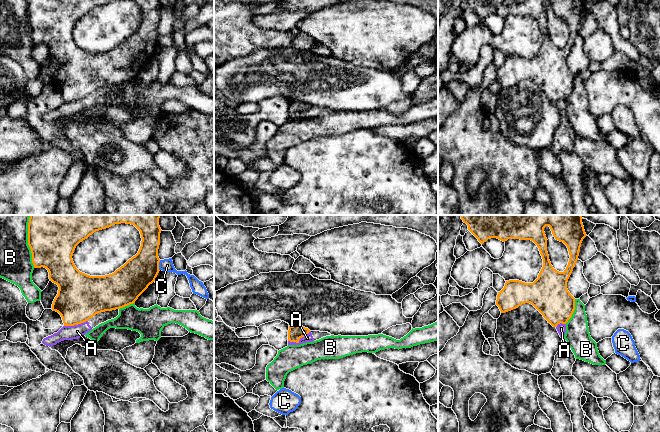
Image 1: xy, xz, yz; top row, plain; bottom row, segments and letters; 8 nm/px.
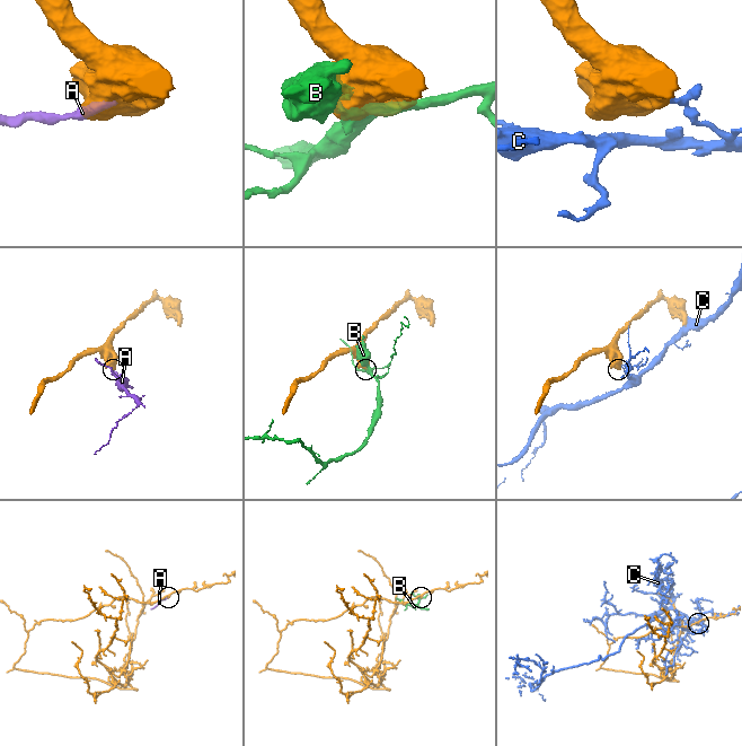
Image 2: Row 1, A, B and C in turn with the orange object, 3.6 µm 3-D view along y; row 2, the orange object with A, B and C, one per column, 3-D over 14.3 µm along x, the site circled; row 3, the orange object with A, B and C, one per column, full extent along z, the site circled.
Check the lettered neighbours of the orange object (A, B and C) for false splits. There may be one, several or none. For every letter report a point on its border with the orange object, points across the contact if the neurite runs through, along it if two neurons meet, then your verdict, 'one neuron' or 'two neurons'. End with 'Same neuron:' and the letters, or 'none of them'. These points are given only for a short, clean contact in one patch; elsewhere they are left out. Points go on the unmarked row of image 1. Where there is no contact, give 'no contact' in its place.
A: xz (299, 115) | along xz (310, 107), (297, 118), (288, 117) | two neurons
B: xy (29, 22) | two neurons
C: xy (158, 41) | along xy (160, 36), (159, 46) | two neurons
Same neuron: none of them

